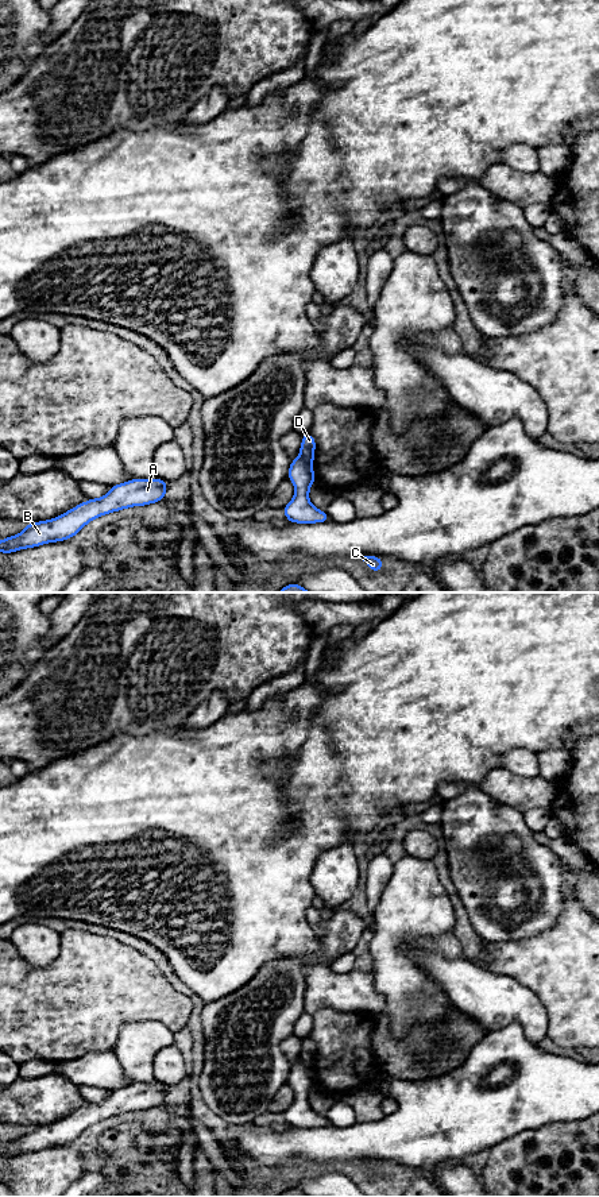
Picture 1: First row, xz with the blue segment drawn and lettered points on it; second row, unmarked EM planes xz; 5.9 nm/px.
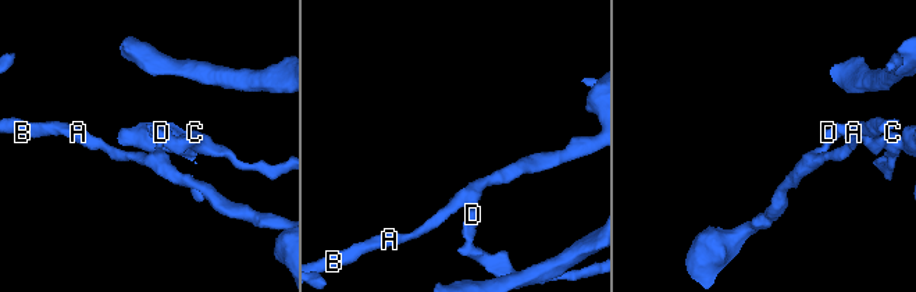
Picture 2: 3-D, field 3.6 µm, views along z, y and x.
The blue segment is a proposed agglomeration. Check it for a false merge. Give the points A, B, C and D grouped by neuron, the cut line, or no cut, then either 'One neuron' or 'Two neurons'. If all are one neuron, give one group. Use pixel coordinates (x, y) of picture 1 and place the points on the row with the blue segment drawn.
Groups: A B D / C. Split along xz (300, 456), (310, 463). Two neurons

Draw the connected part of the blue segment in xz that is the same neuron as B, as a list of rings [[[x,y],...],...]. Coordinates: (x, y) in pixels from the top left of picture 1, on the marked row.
[[[131,479],[112,486],[103,498],[88,499],[57,518],[30,522],[26,529],[0,541],[1,553],[69,540],[92,520],[132,506],[144,506],[165,499],[167,480]]]

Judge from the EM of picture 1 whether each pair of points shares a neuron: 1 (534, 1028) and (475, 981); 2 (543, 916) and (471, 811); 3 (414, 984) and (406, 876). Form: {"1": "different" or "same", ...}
{"1": "same", "2": "same", "3": "same"}

